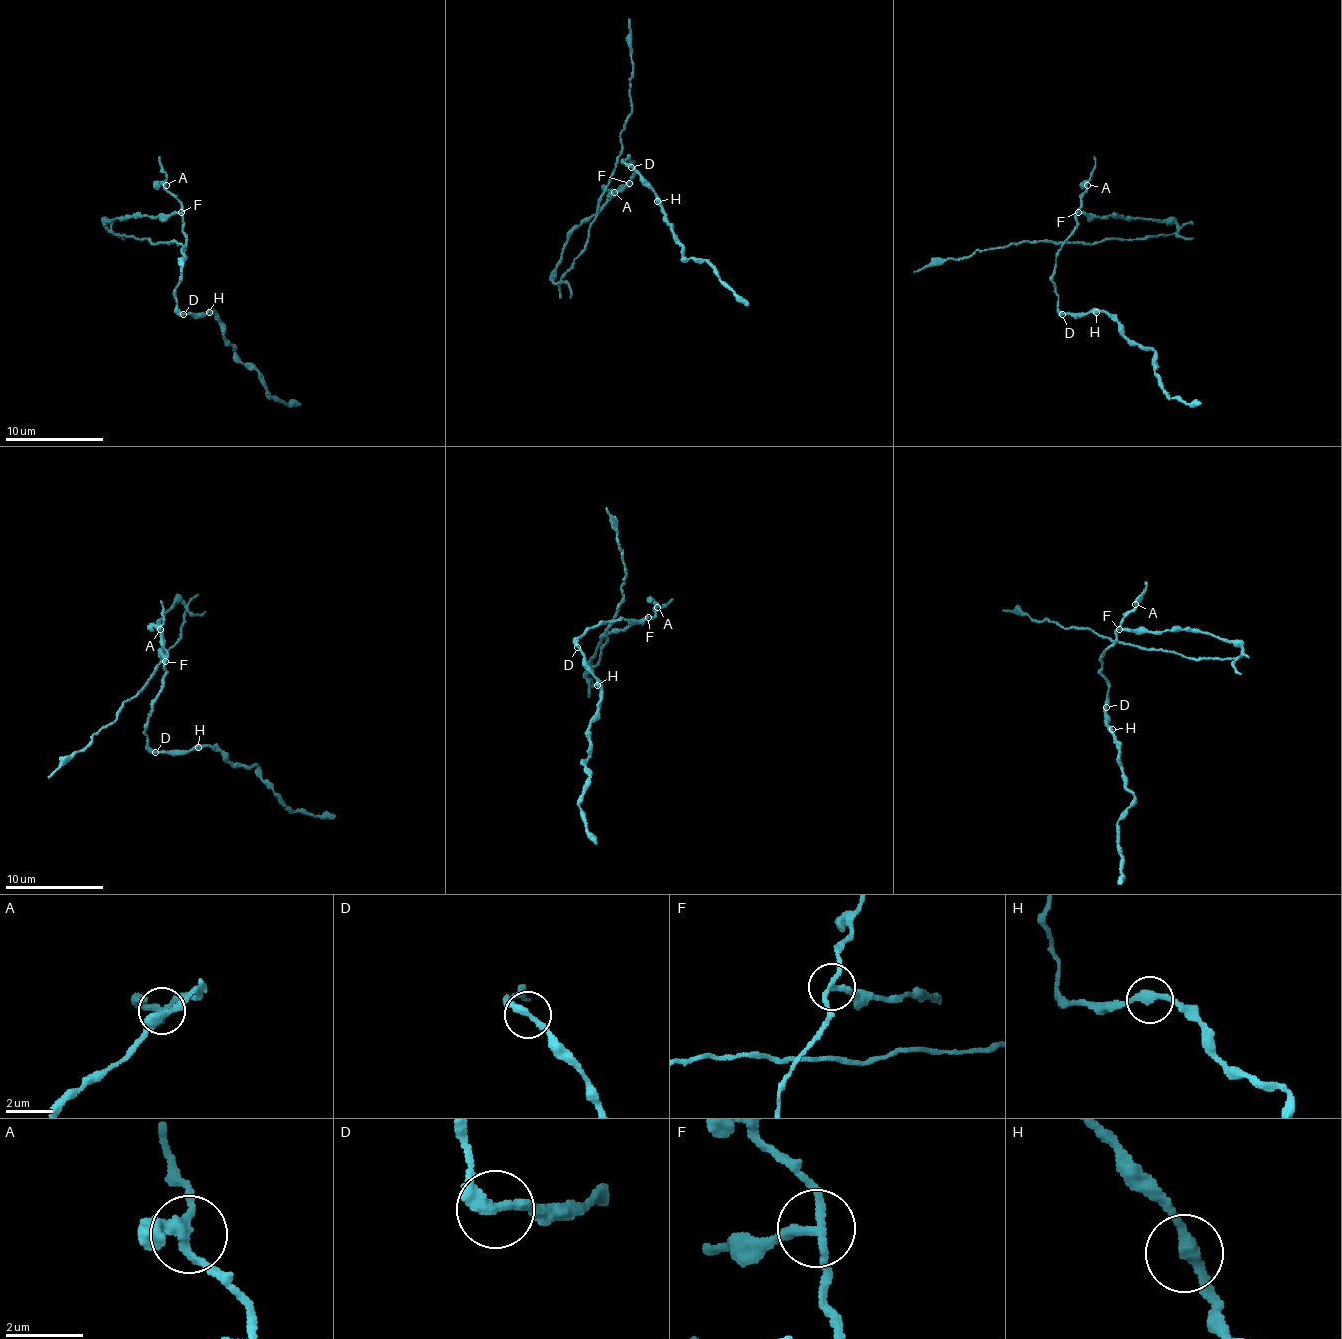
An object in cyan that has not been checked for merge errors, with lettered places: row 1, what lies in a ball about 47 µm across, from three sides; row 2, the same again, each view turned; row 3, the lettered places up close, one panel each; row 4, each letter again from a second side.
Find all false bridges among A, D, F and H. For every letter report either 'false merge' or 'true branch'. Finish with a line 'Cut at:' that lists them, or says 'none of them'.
A: true branch
D: true branch
F: false merge
H: true branch
Cut at: F

